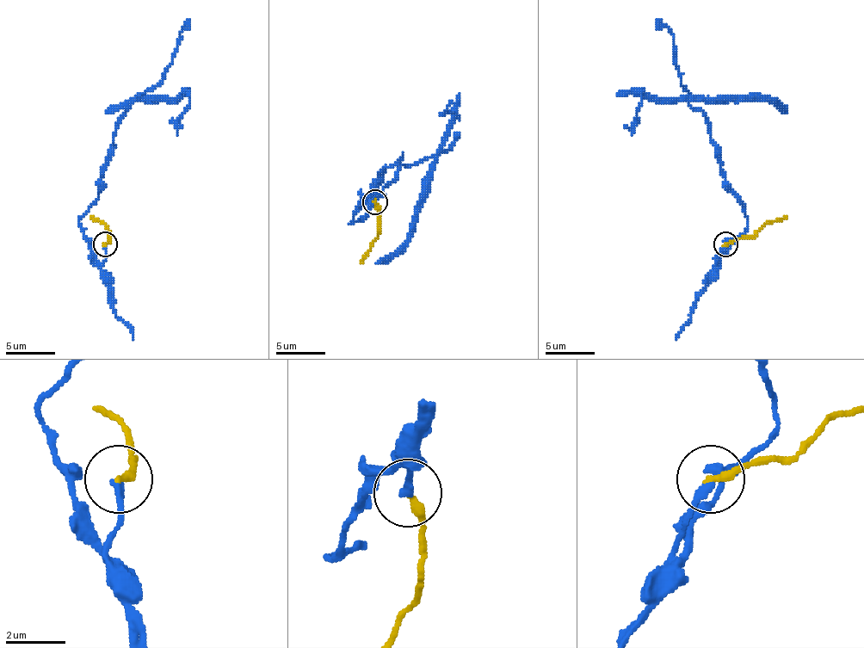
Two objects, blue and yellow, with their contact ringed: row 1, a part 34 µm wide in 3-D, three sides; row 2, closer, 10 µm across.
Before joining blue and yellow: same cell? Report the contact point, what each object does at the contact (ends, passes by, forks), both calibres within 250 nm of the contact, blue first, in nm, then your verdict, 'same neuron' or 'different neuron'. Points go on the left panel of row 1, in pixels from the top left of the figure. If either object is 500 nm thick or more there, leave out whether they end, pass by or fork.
at (105, 243); blue ends there; yellow ends there; 260 nm thick on the blue side, 280 nm on the other; different neuron

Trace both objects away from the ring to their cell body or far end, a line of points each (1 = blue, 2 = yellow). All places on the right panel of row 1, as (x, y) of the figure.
1: (725, 243), (715, 263), (744, 231), (744, 206), (720, 167), (707, 118), (686, 90), (772, 101), (786, 113)
2: (725, 243), (752, 238), (762, 228), (786, 216)

